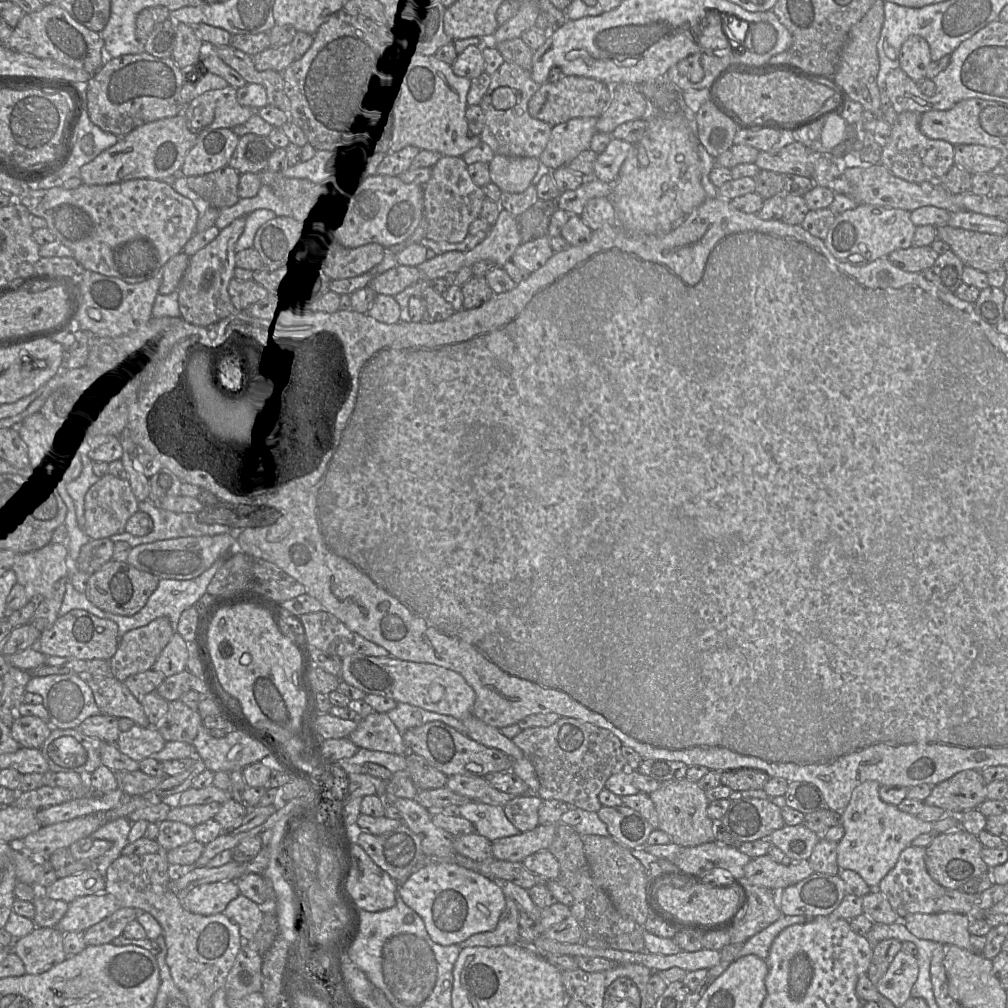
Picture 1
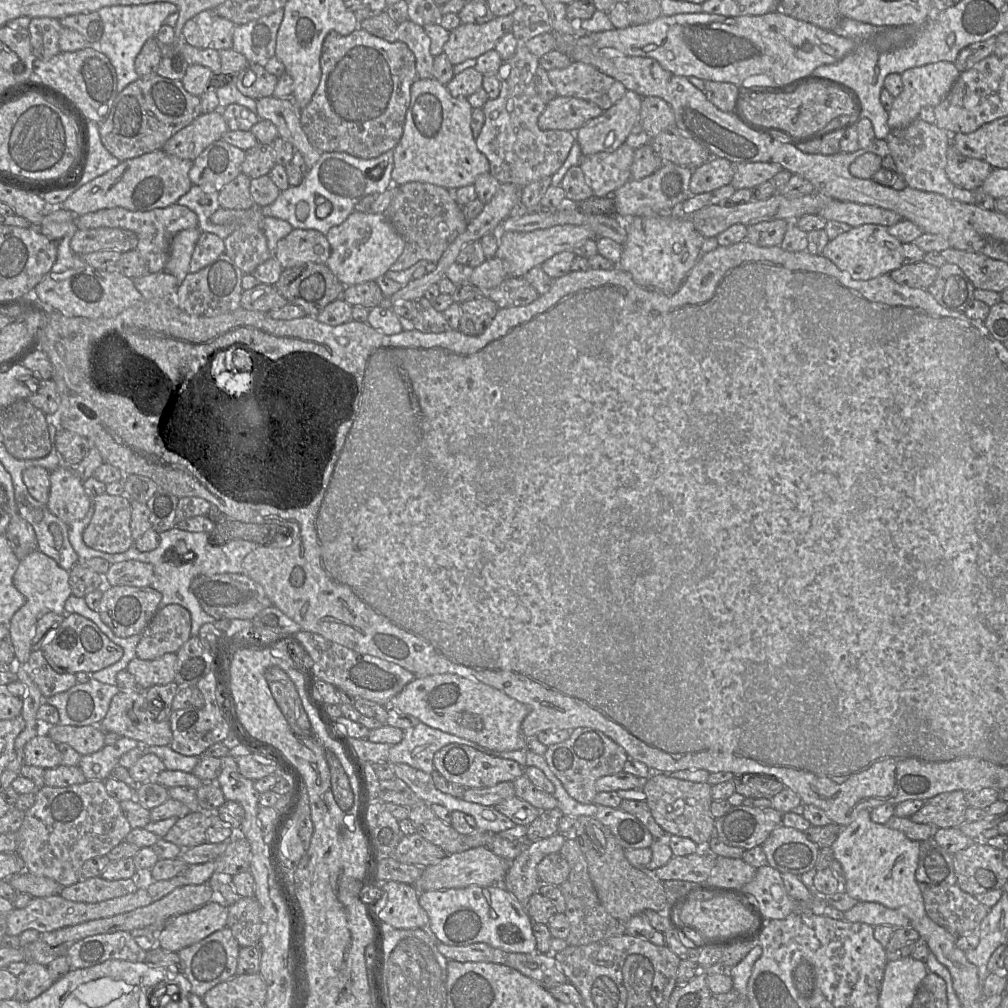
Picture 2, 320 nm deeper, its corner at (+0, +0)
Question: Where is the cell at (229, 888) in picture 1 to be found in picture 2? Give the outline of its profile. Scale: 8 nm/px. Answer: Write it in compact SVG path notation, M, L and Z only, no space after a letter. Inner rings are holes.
M213 899L196 910L164 923L157 930L157 946L177 953L227 927L227 917L228 906L221 900Z

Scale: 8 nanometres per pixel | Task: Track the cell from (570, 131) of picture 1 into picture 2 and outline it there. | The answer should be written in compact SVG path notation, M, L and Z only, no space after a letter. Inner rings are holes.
M627 90L611 108L578 129L574 134L582 155L613 152L624 144L639 121L641 100Z

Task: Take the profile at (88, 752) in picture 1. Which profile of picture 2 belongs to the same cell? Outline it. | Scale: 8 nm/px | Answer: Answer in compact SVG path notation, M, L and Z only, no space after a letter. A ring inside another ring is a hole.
M119 737L116 742L105 745L95 753L82 755L78 766L87 780L105 781L118 765L120 757L139 745L137 740Z

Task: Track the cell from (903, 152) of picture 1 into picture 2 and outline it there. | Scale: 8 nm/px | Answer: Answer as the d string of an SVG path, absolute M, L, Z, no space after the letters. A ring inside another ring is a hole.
M917 118L906 126L891 129L885 140L898 173L903 177L906 186L938 193L963 203L975 203L974 191L956 186L947 177L947 150L951 142L951 135L948 132L935 123L928 123Z

